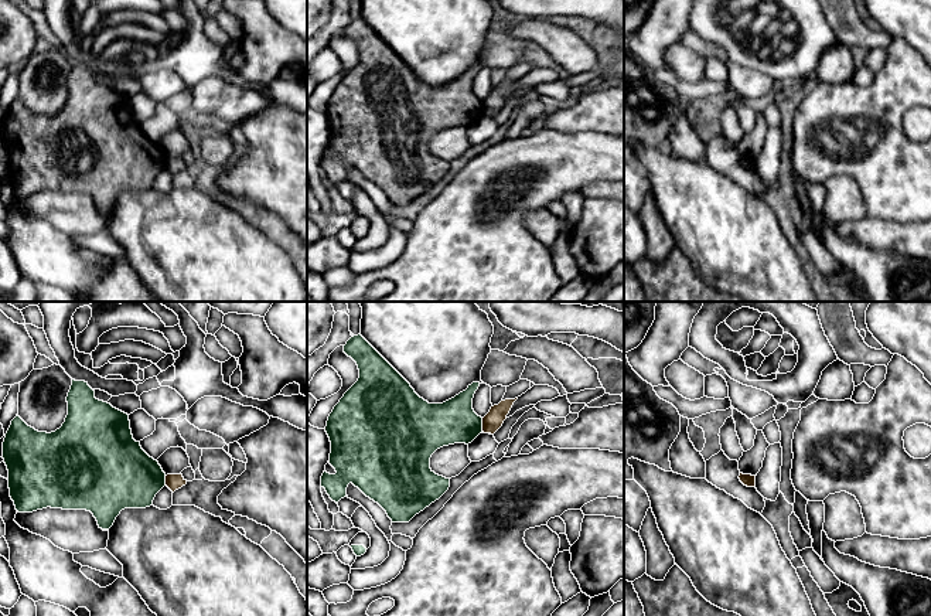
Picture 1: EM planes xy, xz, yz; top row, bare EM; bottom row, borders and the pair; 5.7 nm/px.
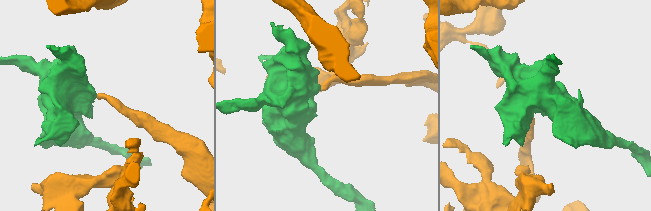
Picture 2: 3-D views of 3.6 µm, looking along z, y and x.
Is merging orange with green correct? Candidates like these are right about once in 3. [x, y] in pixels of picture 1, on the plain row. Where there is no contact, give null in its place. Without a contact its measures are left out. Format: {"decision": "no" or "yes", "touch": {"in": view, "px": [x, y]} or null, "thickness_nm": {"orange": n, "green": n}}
{"decision": "no", "touch": {"in": "xz", "px": [483, 108]}, "thickness_nm": {"orange": 110, "green": 260}}

